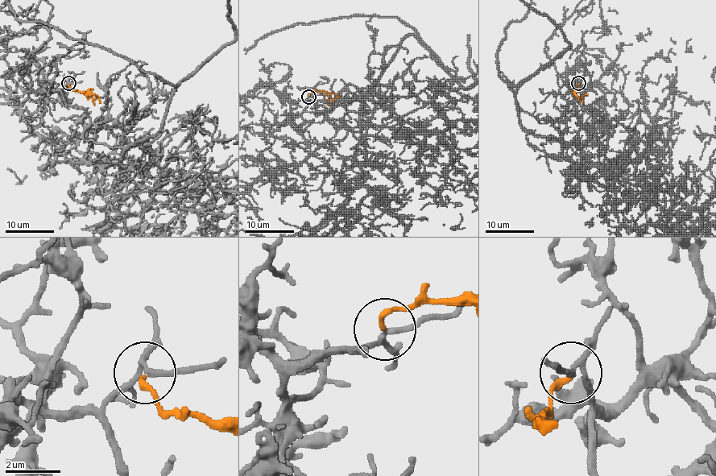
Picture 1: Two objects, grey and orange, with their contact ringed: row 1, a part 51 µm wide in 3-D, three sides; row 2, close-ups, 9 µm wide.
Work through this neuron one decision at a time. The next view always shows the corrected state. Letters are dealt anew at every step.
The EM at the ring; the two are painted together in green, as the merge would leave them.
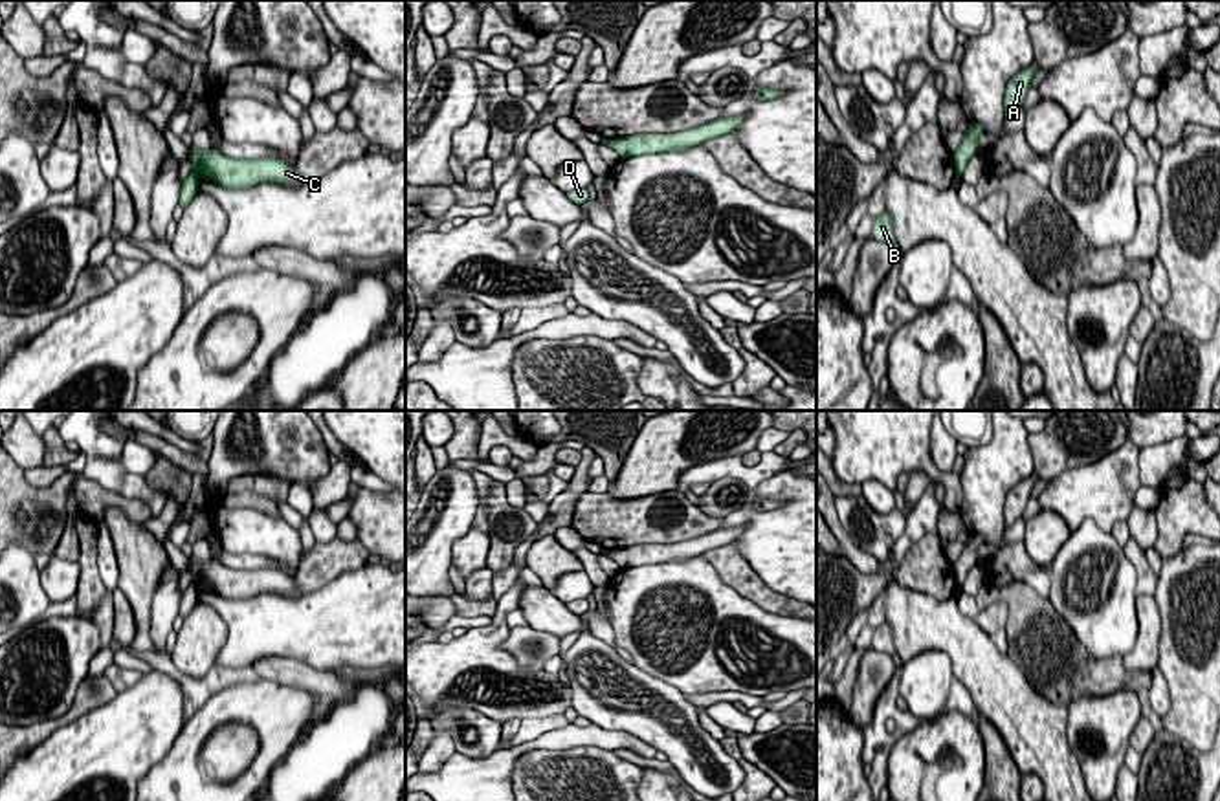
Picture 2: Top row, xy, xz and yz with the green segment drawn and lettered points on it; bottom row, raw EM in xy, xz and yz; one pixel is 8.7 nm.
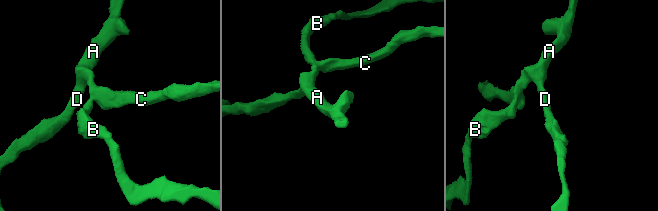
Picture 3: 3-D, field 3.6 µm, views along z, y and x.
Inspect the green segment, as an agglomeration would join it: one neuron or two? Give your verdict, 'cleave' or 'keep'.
cleave

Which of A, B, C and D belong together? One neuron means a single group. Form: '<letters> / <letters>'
A C D / B

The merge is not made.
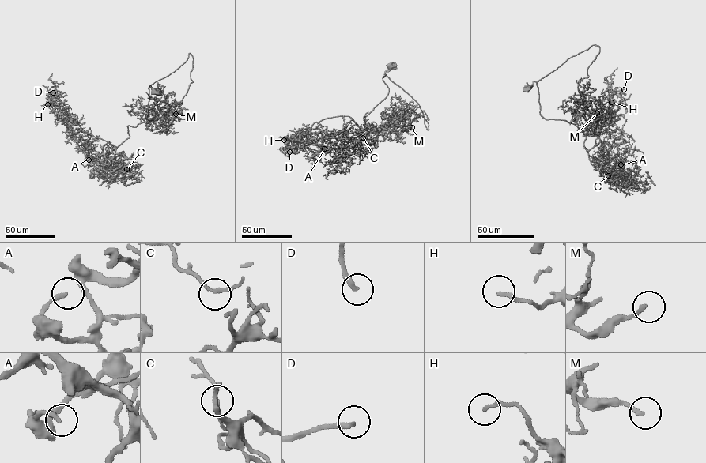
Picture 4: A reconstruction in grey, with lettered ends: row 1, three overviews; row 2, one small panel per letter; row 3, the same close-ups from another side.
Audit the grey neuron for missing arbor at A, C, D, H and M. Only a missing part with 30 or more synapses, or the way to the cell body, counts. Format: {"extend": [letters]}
{"extend": ["D"]}

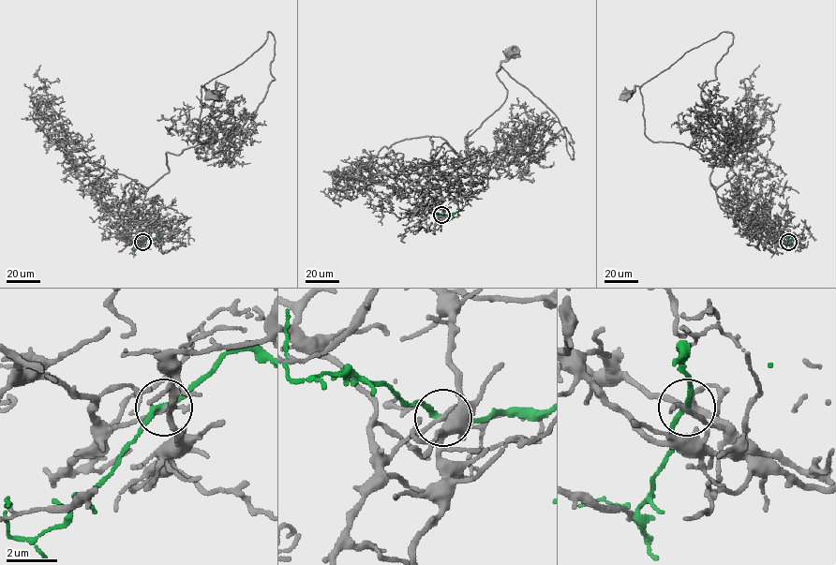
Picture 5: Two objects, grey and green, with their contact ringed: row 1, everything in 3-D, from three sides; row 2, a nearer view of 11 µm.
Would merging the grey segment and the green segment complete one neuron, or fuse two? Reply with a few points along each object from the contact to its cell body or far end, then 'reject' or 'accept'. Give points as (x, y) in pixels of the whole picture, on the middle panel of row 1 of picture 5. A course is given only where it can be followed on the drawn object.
grey runs (441, 215), (425, 204), (427, 167), (444, 142), (468, 159), (465, 137), (504, 101), (497, 72), (508, 52); green runs (441, 215), (452, 215), (457, 211); reject

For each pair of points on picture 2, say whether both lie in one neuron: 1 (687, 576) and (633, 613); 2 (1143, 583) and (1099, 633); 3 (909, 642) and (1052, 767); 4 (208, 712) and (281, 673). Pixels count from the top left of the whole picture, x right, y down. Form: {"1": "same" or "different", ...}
{"1": "same", "2": "different", "3": "same", "4": "different"}

